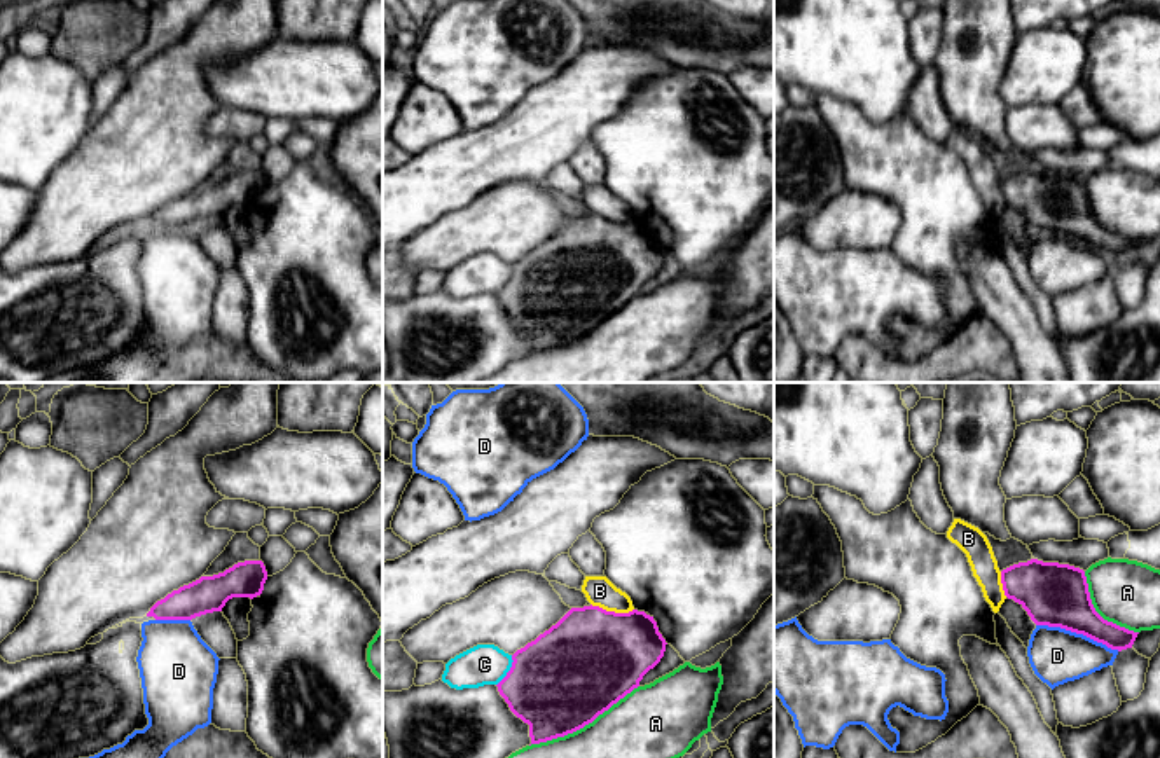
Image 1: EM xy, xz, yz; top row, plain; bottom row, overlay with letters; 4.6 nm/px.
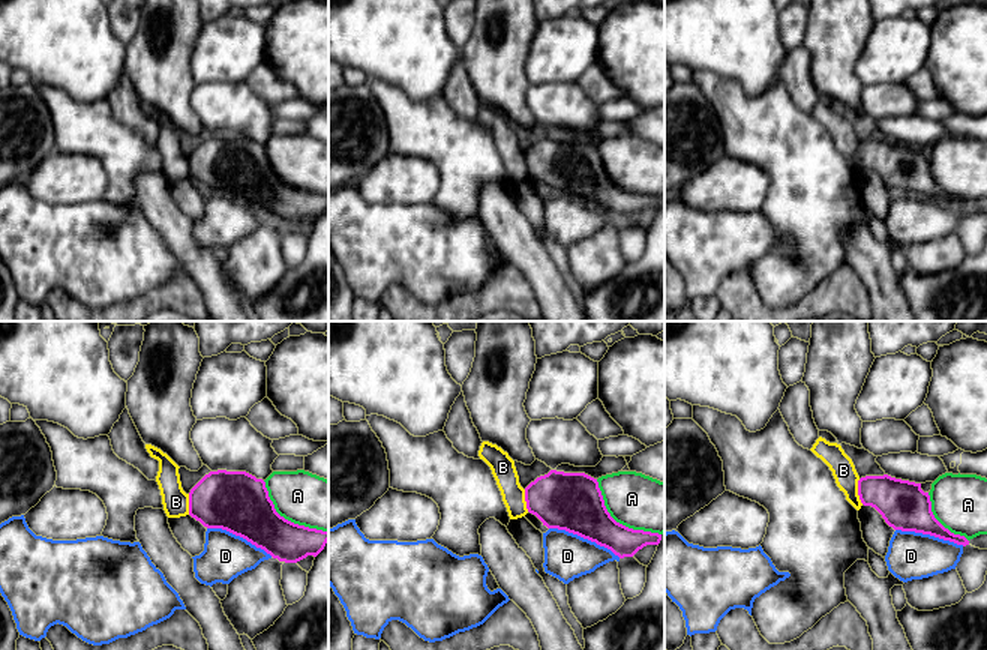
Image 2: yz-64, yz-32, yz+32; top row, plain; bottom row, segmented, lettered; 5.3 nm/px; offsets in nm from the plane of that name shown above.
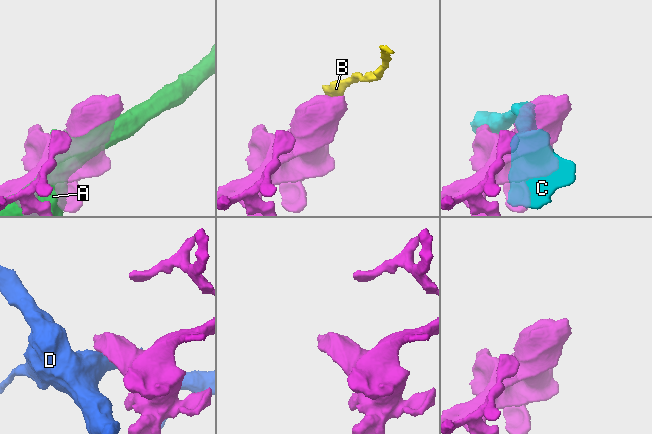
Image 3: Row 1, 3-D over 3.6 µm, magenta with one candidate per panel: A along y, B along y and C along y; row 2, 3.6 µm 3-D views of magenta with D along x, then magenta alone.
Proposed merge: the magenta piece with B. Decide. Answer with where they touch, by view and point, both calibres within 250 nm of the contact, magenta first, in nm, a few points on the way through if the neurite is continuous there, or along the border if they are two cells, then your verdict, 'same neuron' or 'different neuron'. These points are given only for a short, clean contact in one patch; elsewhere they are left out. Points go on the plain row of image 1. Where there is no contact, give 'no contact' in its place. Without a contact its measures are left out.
meets magenta in xz at (612, 220); 460 nm thick on the magenta side, 140 nm on the other; border along xz (591, 212), (615, 220), (633, 219); different neuron

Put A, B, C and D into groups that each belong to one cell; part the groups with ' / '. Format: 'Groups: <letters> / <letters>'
Groups: A / B / C / D

